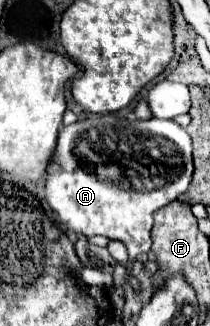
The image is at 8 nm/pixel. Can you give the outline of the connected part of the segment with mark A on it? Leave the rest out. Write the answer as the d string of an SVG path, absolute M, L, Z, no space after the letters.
M116 113L90 115L60 129L56 149L46 167L46 201L56 213L58 225L62 229L82 233L86 237L104 235L108 239L122 241L128 249L126 266L130 270L140 253L150 251L150 229L154 211L172 203L180 193L188 189L190 181L192 139L178 123L162 119L130 121L118 117Z

